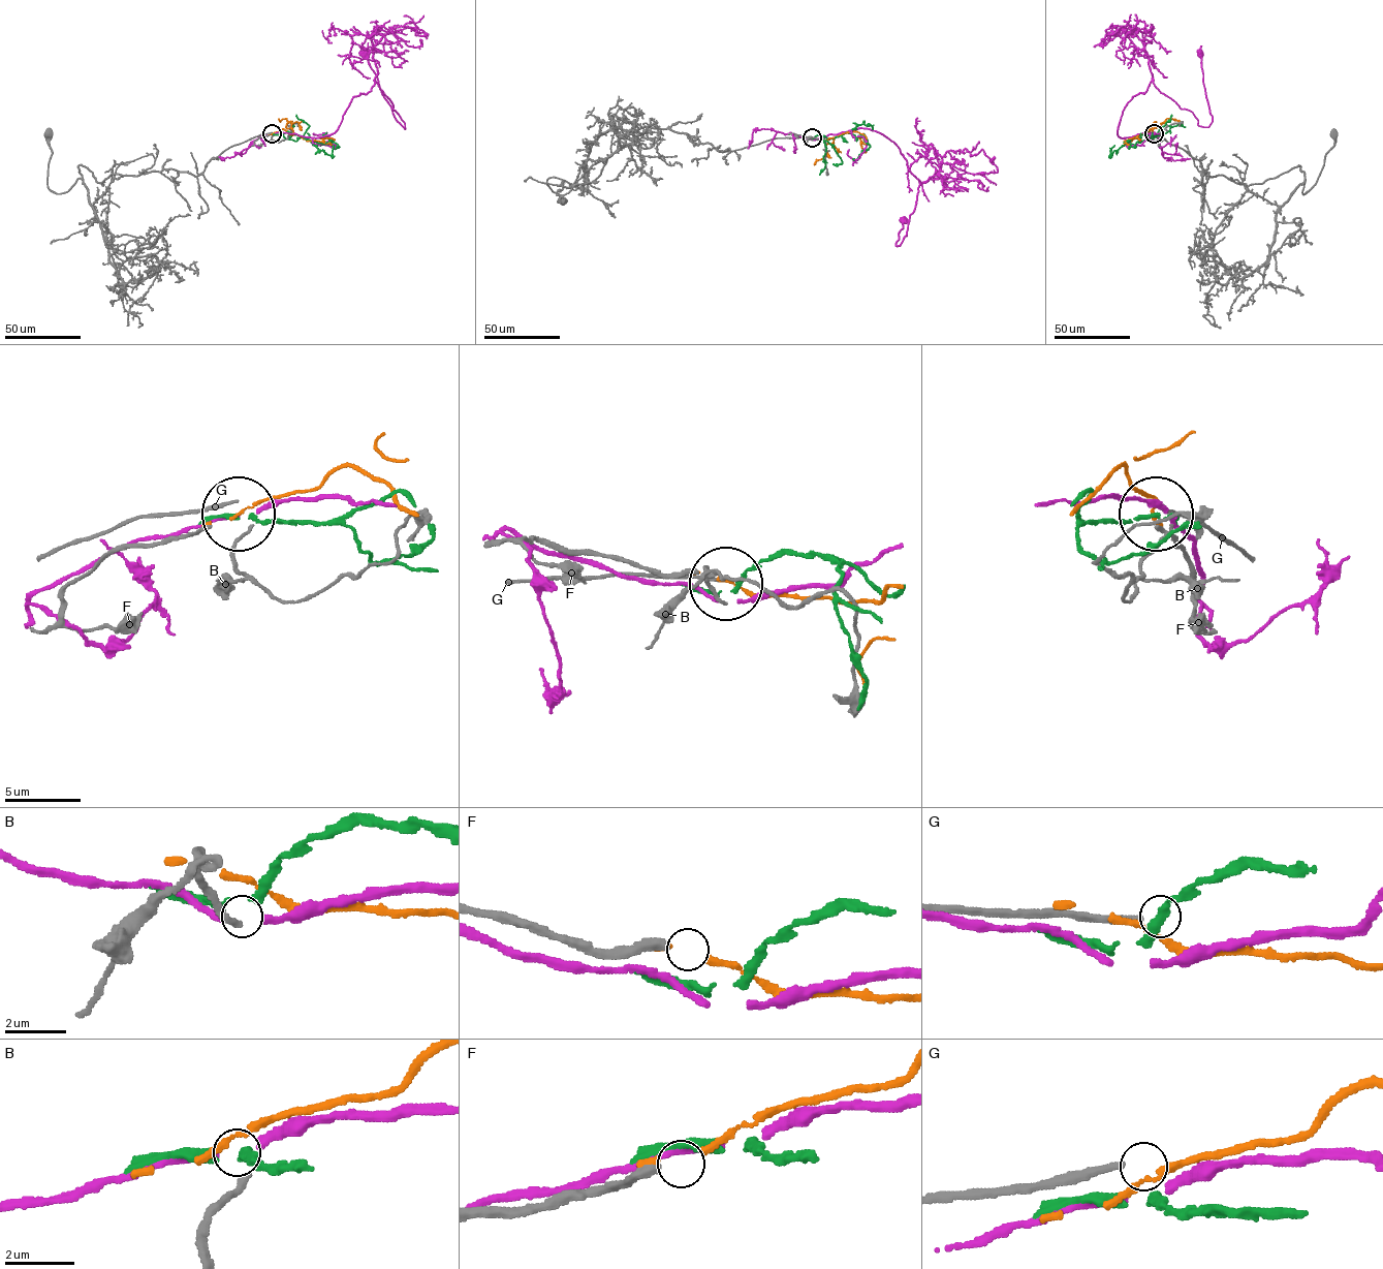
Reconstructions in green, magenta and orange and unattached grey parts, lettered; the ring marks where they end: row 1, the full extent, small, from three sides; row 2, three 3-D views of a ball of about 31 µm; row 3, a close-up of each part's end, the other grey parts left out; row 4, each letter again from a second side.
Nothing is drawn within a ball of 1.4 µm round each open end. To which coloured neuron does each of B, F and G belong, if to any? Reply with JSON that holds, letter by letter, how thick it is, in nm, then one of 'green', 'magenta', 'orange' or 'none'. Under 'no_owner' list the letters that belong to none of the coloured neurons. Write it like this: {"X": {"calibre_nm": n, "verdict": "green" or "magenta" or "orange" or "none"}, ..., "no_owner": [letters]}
{"B": {"calibre_nm": 200, "verdict": "magenta"}, "F": {"calibre_nm": 300, "verdict": "none"}, "G": {"calibre_nm": 200, "verdict": "none"}, "no_owner": ["F", "G"]}

